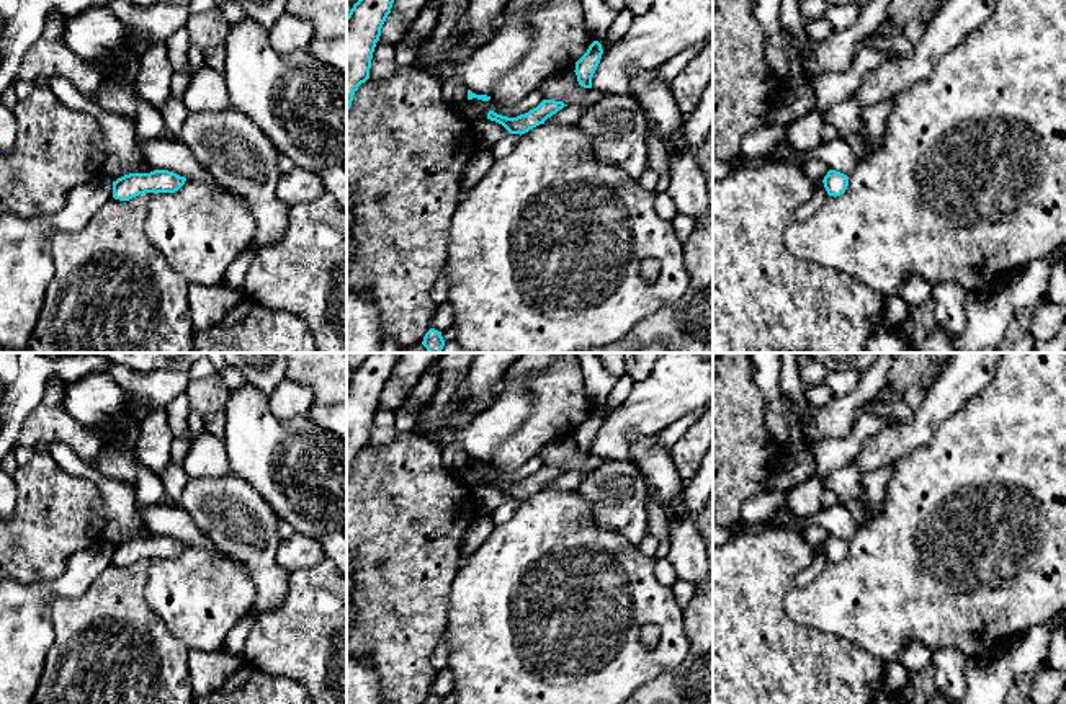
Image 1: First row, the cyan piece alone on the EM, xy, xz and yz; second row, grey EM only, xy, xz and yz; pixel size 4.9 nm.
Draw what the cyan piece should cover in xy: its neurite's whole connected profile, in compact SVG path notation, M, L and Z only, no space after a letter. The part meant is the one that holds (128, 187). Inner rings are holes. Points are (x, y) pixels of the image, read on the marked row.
M168 170L129 173L113 181L113 198L129 201L146 193L175 193L185 185L185 181L185 176Z

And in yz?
M829 170L822 183L827 194L835 198L845 193L849 186L849 176L840 172Z

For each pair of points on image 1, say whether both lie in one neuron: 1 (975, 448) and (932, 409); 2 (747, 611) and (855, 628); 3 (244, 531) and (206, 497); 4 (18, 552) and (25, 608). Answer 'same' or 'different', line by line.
1: different
2: different
3: same
4: different

